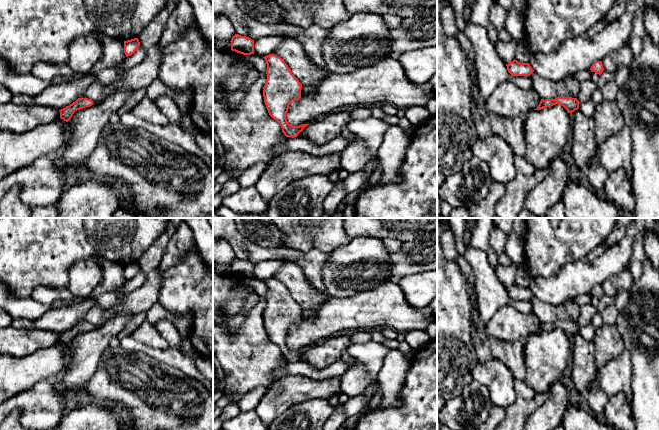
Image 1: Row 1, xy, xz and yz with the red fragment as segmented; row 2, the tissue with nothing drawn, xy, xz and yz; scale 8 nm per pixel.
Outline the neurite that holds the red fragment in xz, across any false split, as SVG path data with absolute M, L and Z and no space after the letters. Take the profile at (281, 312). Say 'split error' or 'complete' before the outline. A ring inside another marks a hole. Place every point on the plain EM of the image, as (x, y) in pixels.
complete; M272 277L263 282L267 288L263 321L268 337L280 348L286 361L297 361L308 348L290 349L286 338L291 326L301 322L302 308L281 281Z

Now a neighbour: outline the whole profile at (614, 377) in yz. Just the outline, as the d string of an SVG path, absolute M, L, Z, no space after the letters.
M625 349L601 367L597 374L598 386L608 395L624 394L631 405L631 356Z

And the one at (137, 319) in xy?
M139 312L134 313L130 322L126 325L124 330L120 333L120 337L129 336L133 331L135 331L144 321L146 320L146 313Z

